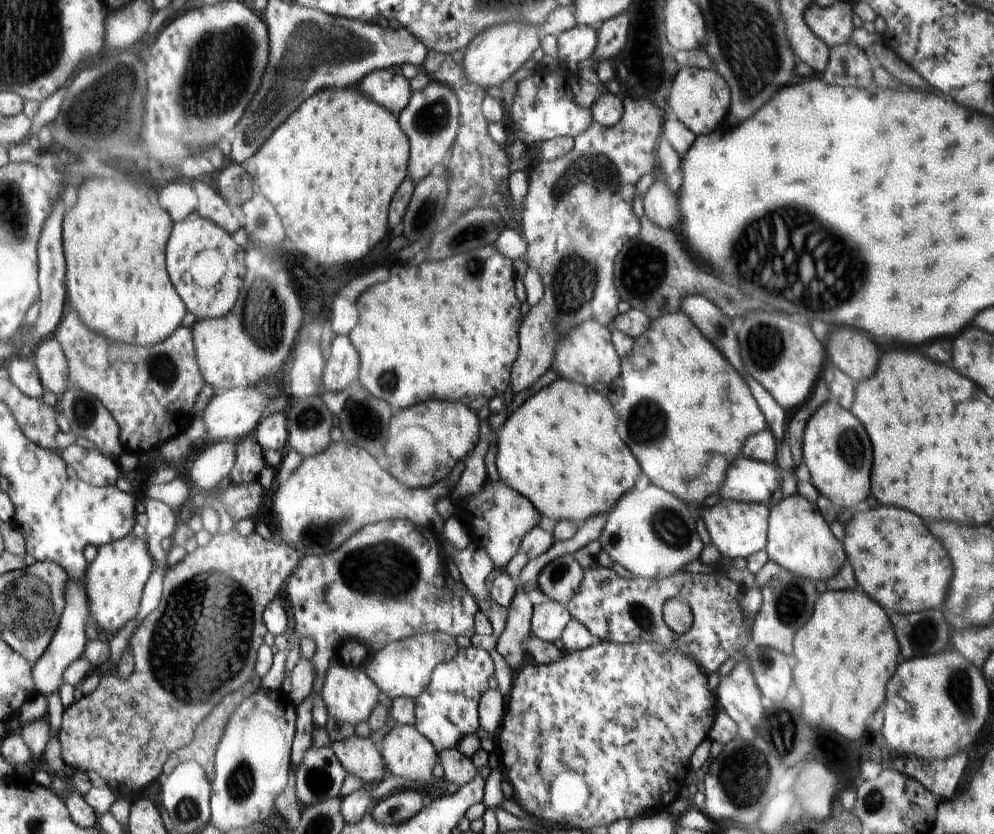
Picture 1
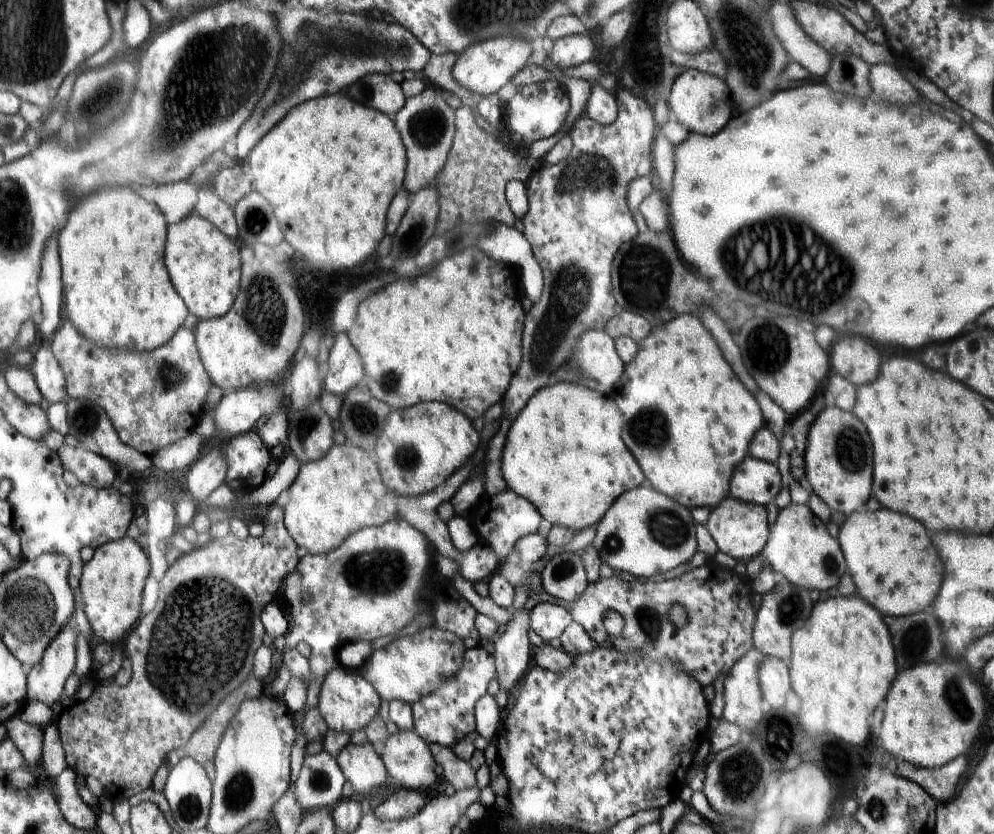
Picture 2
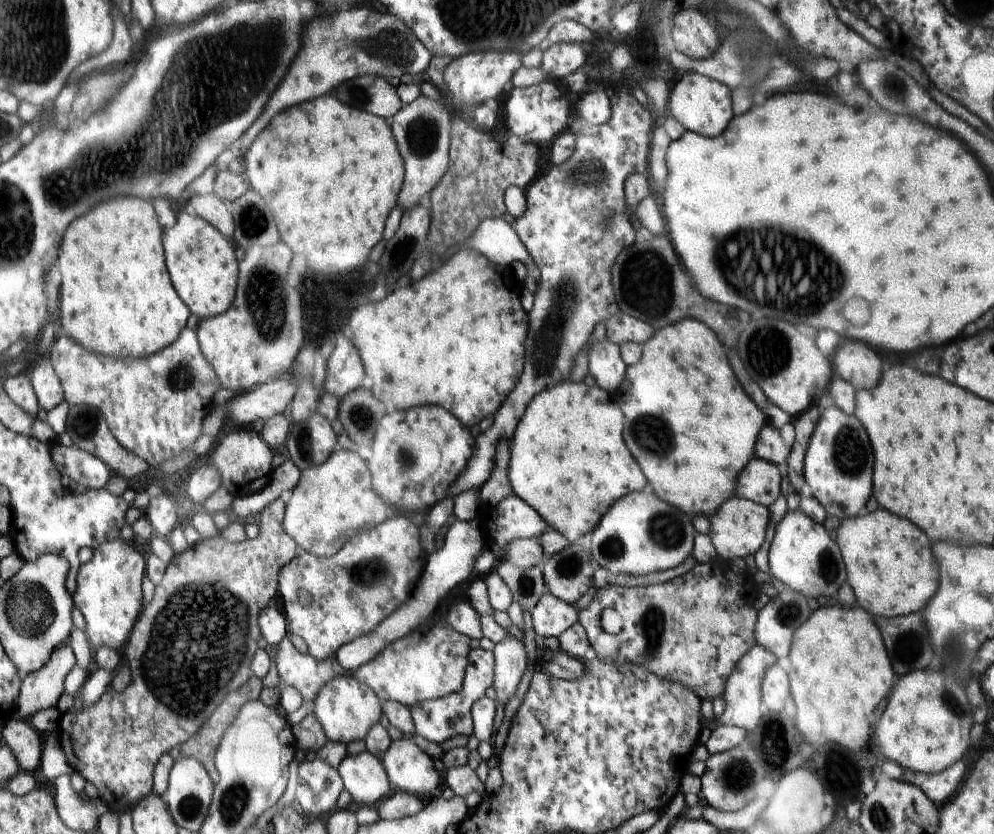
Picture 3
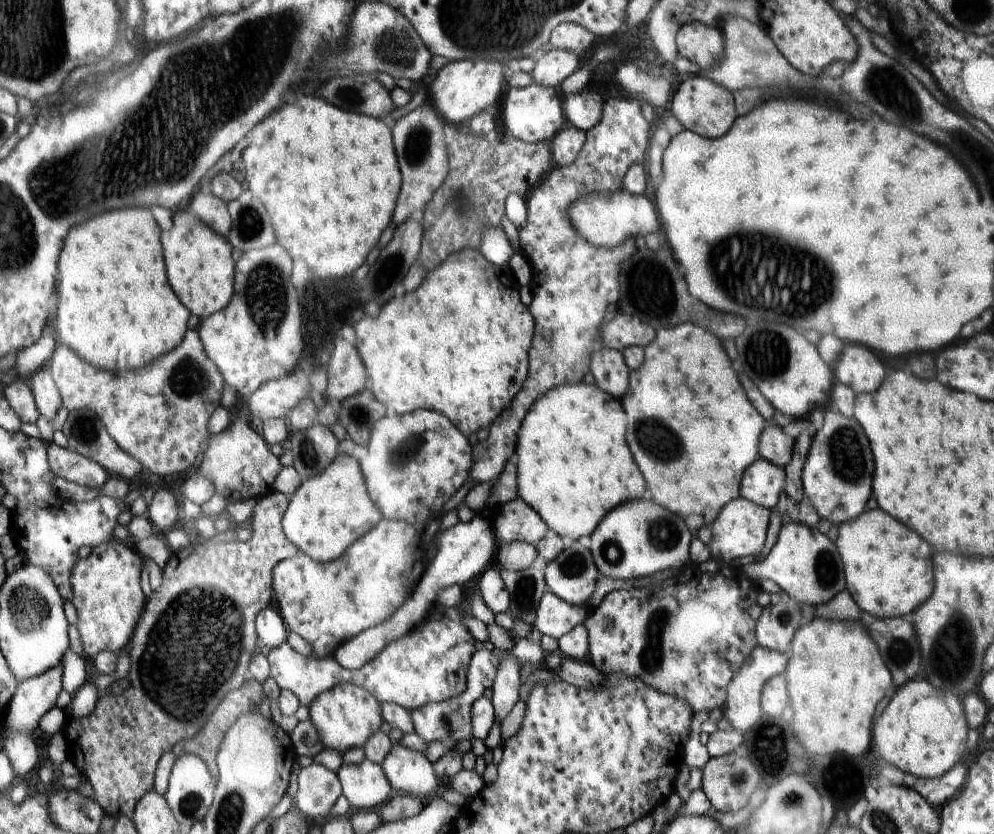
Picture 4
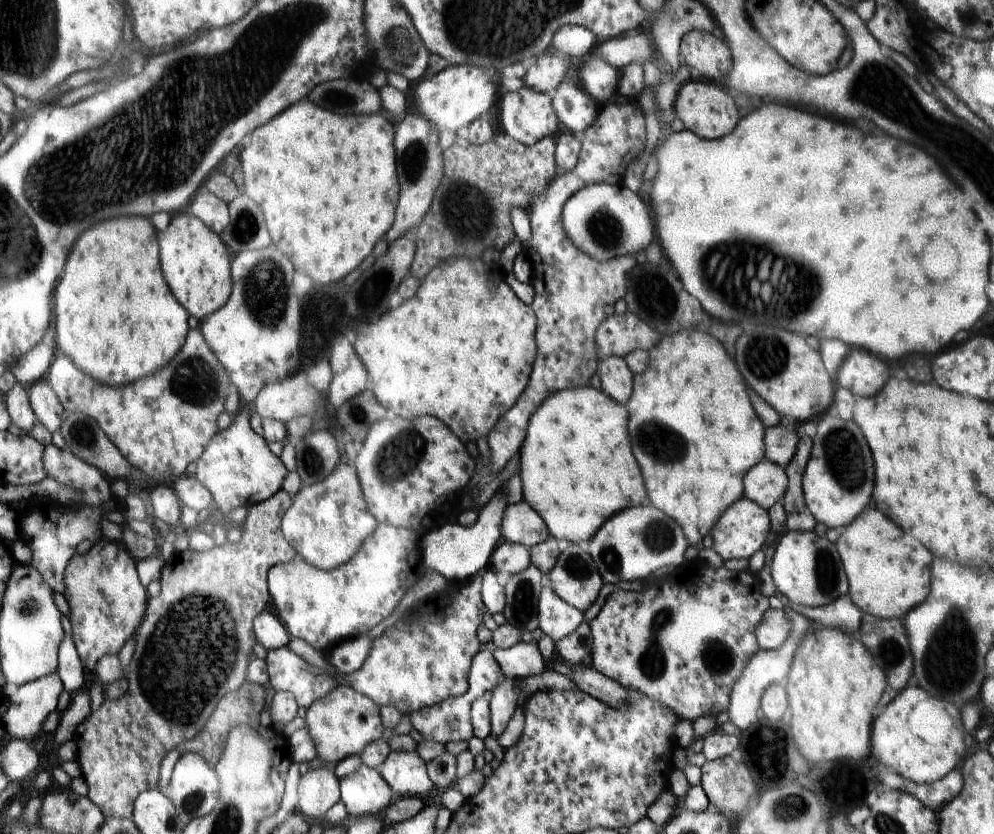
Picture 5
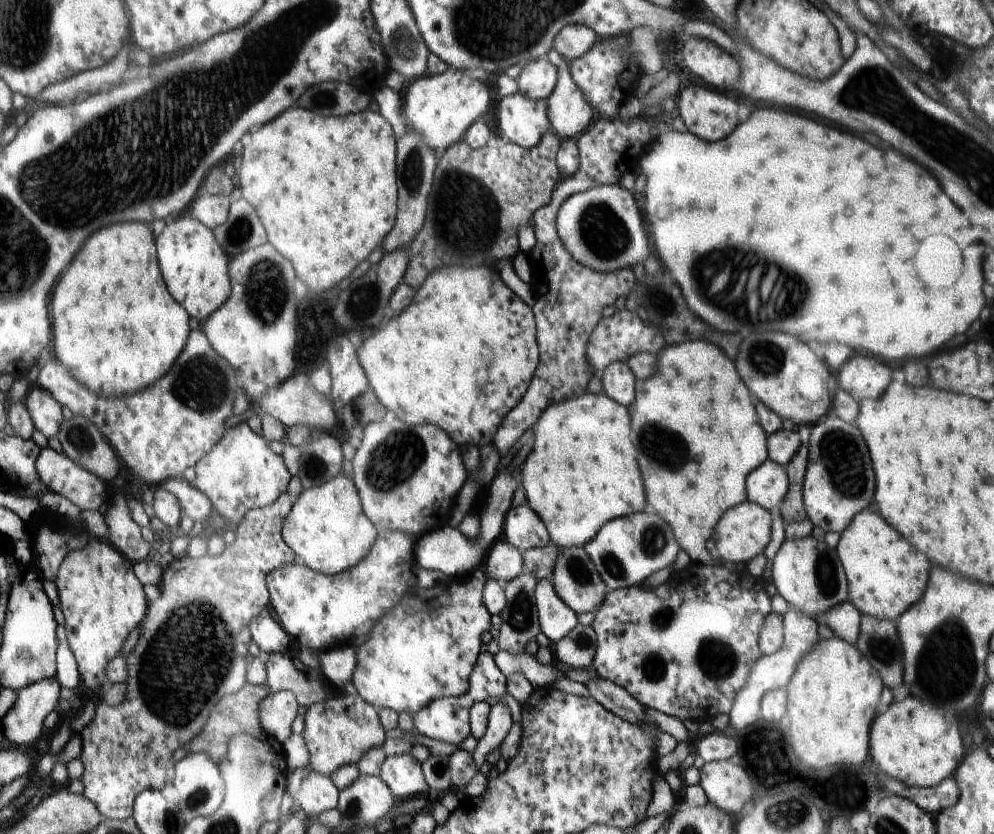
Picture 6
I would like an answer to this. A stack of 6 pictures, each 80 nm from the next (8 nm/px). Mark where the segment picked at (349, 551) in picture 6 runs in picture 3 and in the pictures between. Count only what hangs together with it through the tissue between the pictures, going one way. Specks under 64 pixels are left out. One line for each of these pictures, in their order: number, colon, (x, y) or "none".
3: (332, 503)
4: (328, 512)
5: (326, 524)

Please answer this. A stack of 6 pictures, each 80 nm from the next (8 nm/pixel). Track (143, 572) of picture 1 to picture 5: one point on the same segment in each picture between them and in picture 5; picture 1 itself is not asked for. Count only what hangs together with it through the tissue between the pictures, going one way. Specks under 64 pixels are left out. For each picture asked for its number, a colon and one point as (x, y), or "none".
2: (114, 581)
3: (111, 594)
4: (110, 600)
5: (108, 600)

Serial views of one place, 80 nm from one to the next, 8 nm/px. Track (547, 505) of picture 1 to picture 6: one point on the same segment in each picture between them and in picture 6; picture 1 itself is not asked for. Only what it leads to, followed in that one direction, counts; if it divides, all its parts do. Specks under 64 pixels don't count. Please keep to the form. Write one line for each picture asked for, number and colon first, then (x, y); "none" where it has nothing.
2: (563, 453)
3: (568, 461)
4: (573, 464)
5: (577, 468)
6: (581, 472)

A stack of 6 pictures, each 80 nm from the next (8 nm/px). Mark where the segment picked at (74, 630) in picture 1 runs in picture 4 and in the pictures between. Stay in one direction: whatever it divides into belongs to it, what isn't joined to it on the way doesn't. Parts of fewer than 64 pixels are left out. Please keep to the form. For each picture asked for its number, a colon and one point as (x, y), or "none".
2: (48, 681)
3: (42, 690)
4: (36, 697)

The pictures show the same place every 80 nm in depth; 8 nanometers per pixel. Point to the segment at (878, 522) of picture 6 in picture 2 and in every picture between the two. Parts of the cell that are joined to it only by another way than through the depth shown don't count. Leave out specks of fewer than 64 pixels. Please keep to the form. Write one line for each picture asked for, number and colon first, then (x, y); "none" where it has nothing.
2: (893, 565)
3: (892, 573)
4: (889, 569)
5: (889, 572)

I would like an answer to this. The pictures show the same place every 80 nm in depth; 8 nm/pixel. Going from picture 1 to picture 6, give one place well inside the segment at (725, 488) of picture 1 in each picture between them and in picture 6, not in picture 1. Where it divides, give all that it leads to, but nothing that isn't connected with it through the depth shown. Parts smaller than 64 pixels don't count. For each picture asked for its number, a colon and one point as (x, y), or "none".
2: (757, 482)
3: (761, 483)
4: (764, 484)
5: (767, 482)
6: (767, 486)

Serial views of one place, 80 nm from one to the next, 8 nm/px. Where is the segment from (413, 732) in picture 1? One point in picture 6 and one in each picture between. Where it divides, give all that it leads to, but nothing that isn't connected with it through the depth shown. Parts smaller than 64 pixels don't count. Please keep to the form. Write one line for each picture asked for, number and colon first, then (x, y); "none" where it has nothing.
2: (406, 757)
3: (409, 768)
4: (408, 772)
5: (405, 772)
6: (402, 774)

